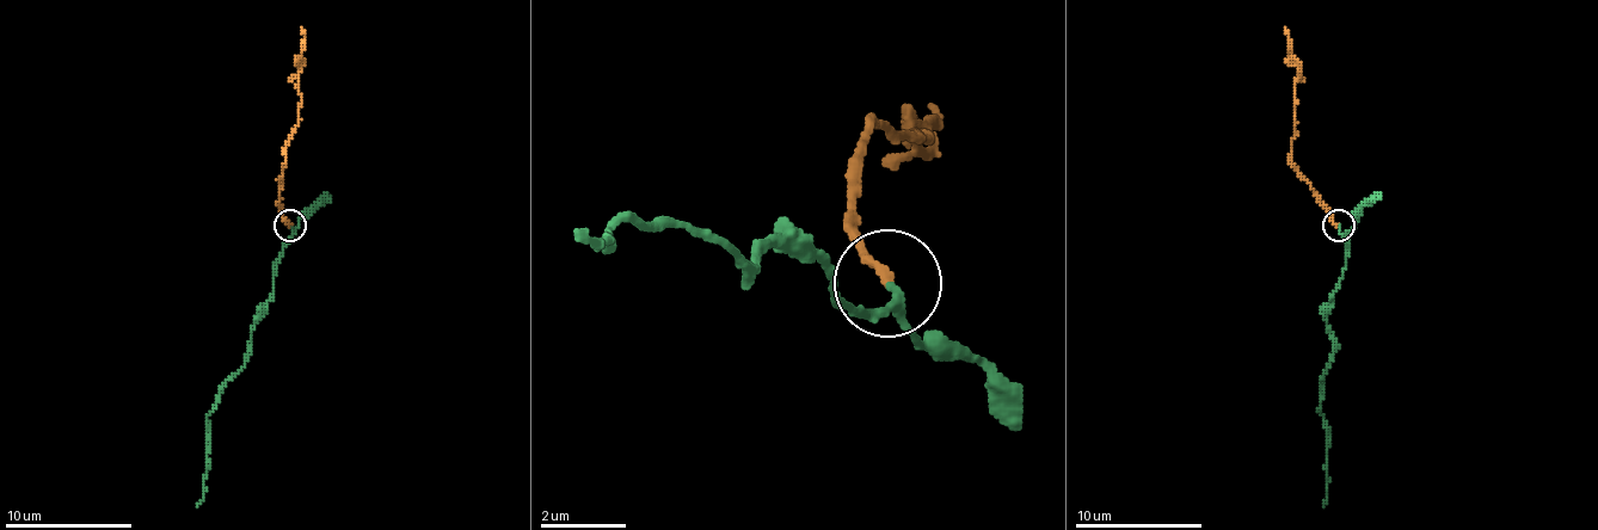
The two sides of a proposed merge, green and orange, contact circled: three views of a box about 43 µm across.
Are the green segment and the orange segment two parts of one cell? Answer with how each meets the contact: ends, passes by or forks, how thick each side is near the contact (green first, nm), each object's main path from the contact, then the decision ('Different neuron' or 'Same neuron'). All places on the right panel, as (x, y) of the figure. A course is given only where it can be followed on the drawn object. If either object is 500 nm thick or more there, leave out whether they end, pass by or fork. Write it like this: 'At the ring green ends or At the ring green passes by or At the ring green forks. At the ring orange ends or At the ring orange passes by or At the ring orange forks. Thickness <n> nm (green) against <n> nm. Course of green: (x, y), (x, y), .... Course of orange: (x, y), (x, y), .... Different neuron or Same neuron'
At the ring green passes by. At the ring orange ends. Thickness 120 nm (green) against 200 nm. Course of green: (1339, 227), (1345, 244), (1345, 269), (1327, 322), (1333, 332), (1333, 355), (1320, 380), (1327, 478), (1323, 506). Course of orange: (1339, 225), (1291, 160), (1298, 68), (1285, 28). Same neuron

